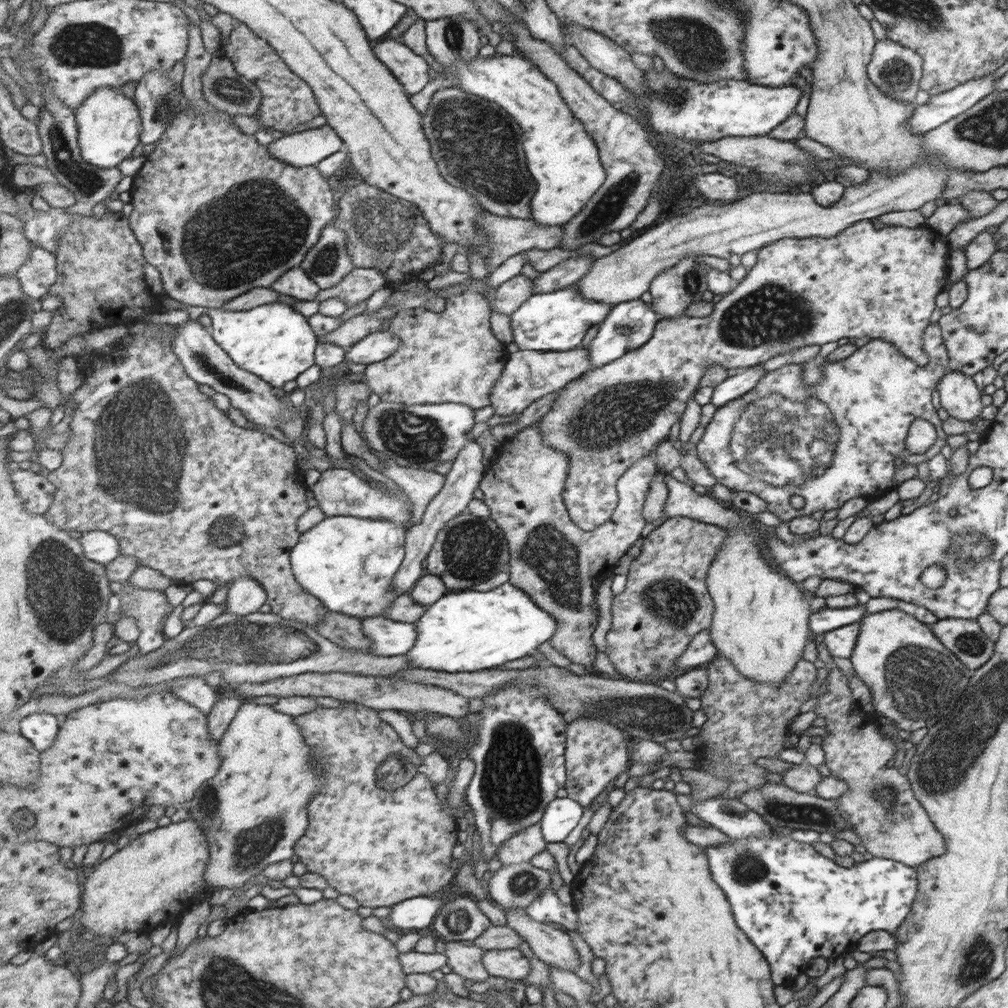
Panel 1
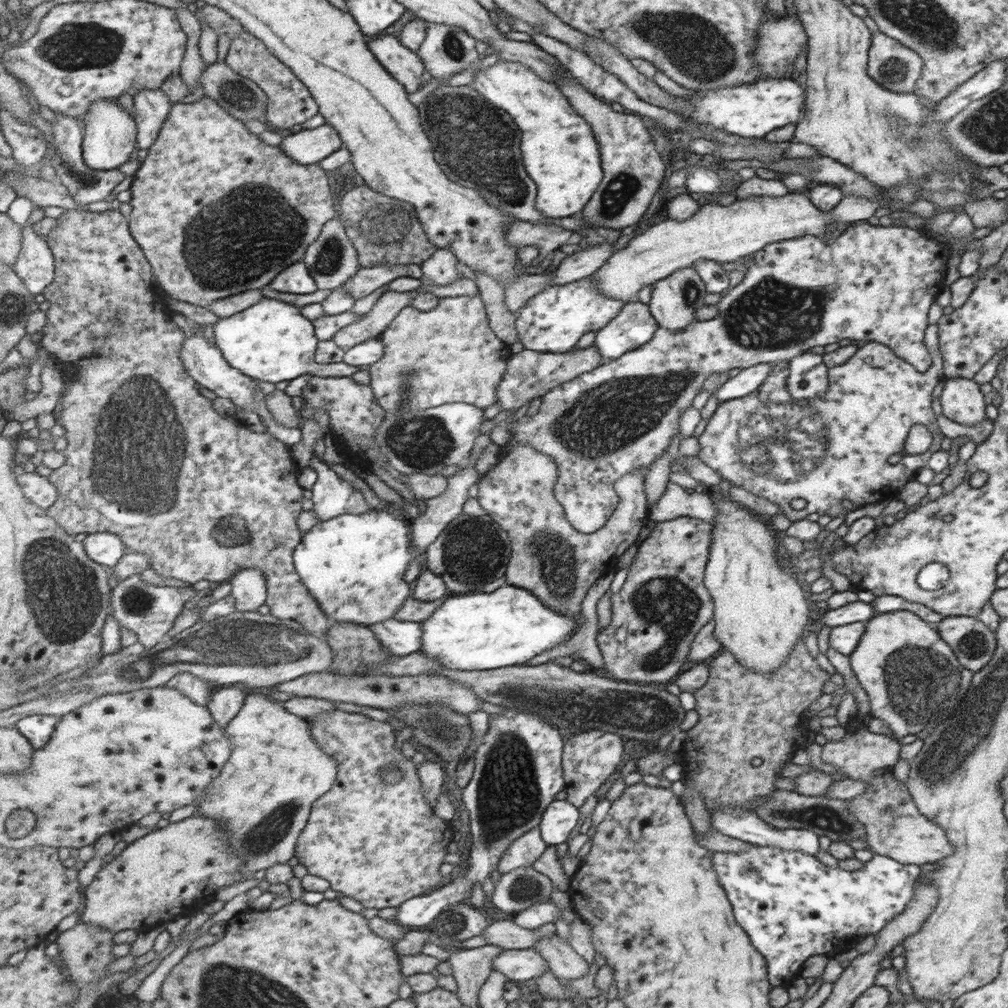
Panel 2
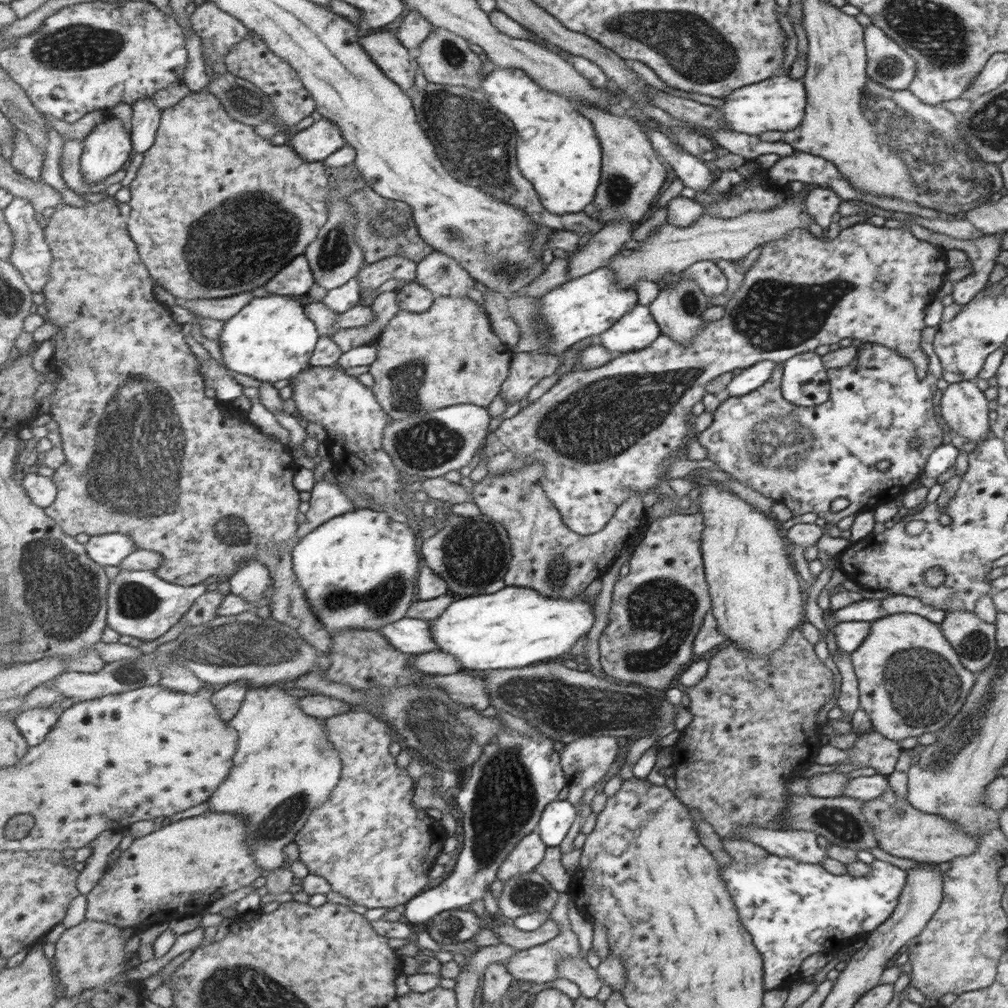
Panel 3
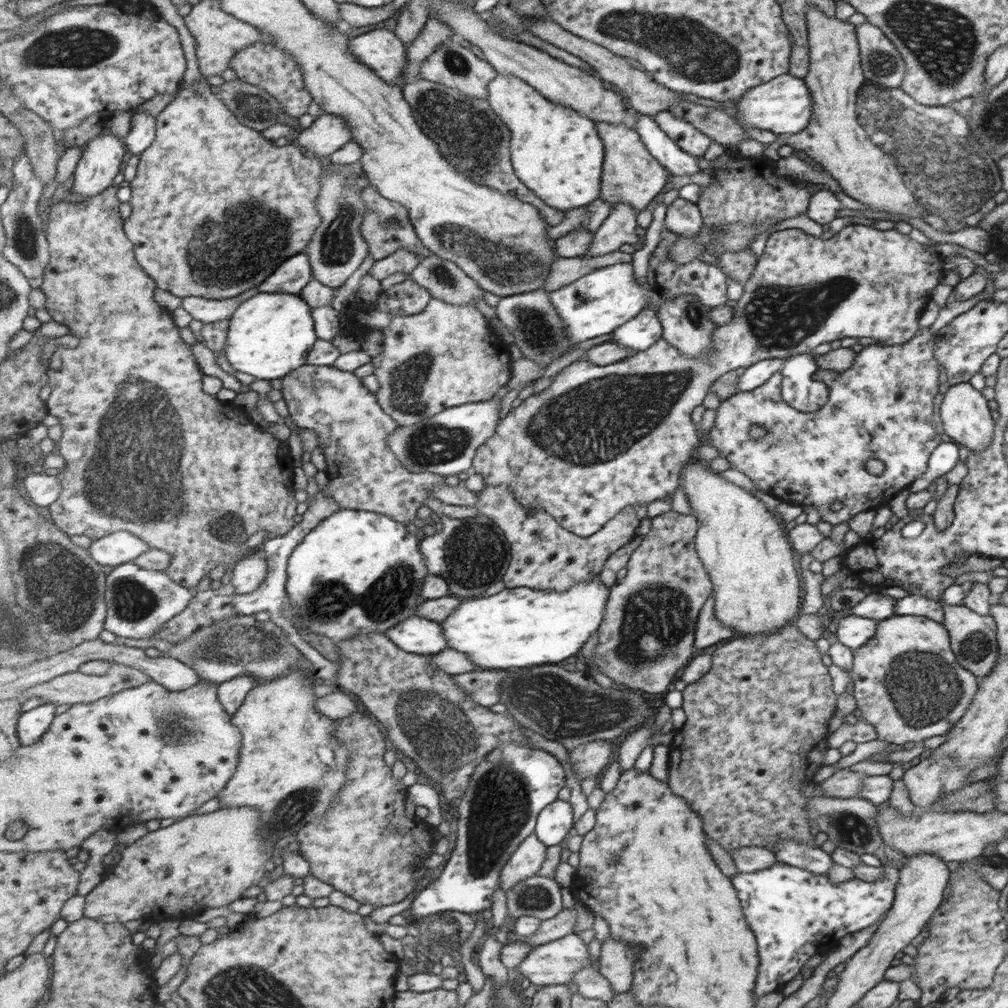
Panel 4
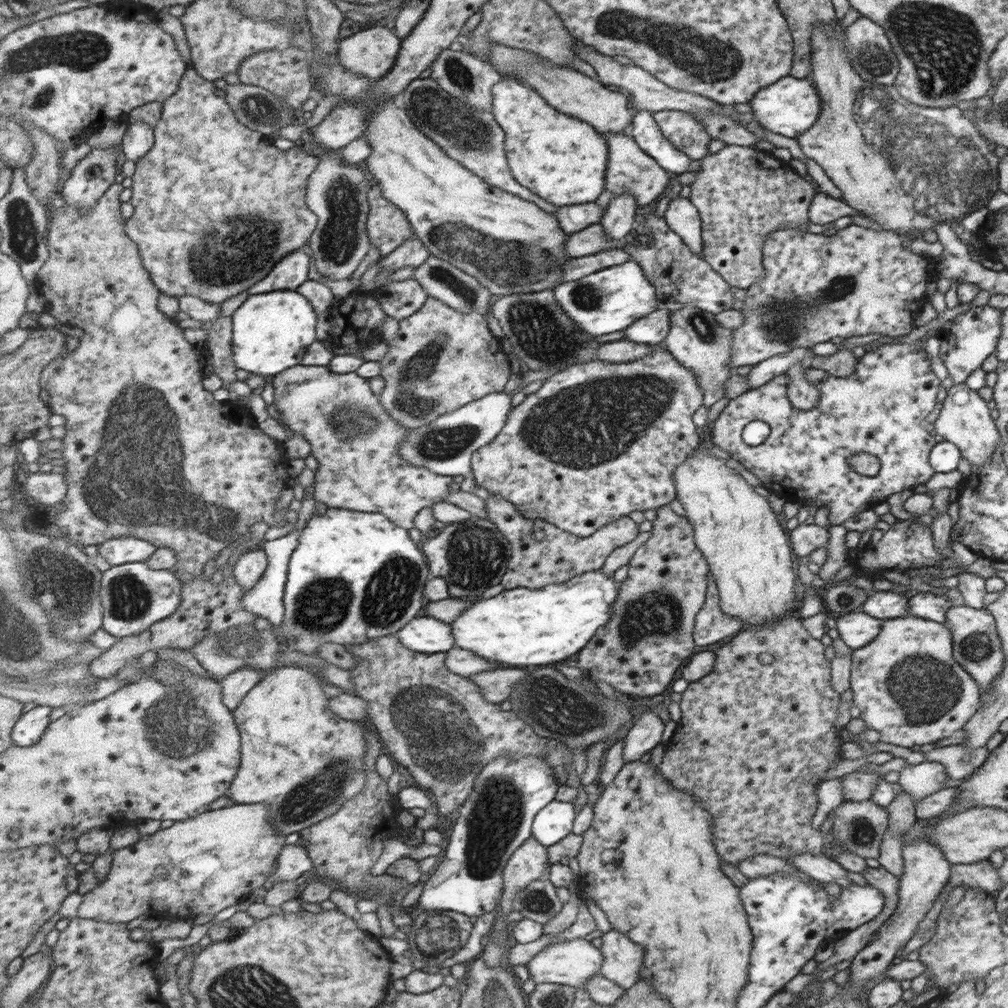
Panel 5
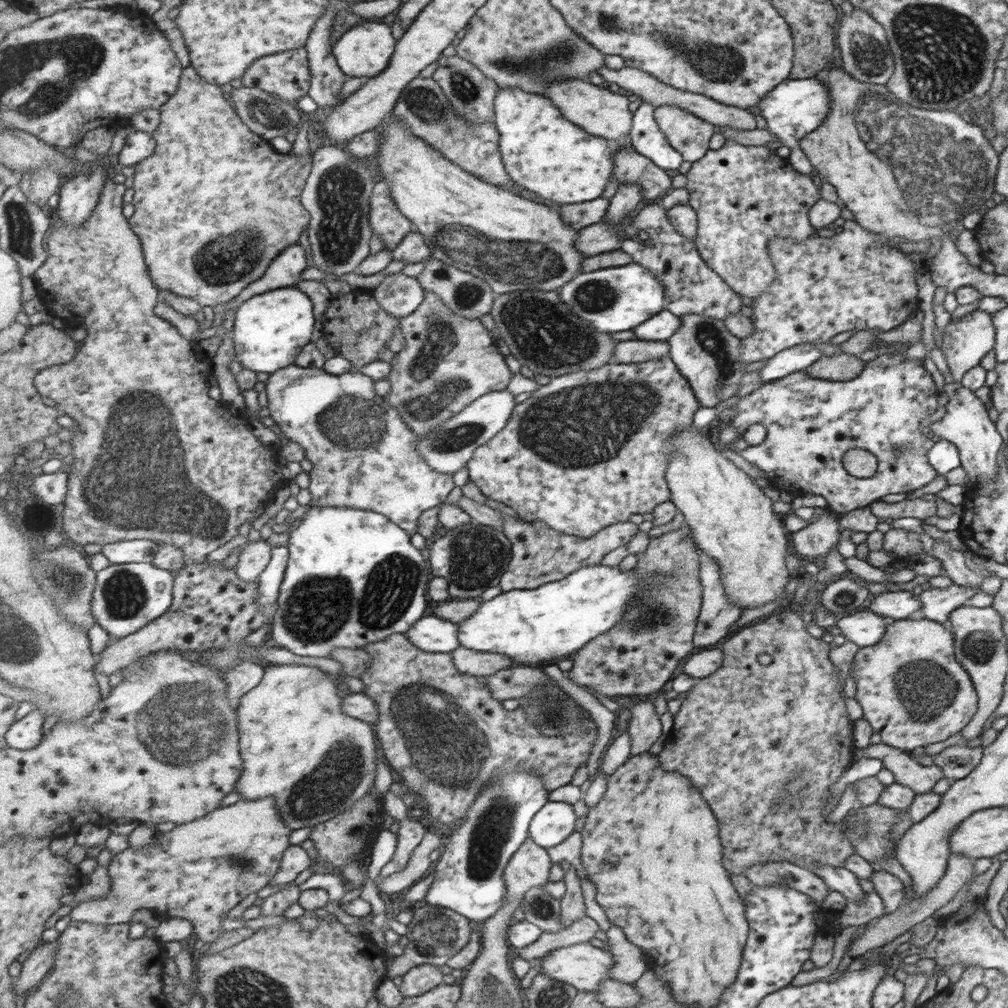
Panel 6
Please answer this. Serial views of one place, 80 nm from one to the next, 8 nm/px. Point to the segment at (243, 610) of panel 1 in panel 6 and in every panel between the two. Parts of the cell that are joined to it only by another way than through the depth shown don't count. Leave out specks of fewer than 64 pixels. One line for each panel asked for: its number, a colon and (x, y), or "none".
2: (249, 586)
3: (252, 579)
4: (249, 573)
5: (251, 566)
6: (254, 558)

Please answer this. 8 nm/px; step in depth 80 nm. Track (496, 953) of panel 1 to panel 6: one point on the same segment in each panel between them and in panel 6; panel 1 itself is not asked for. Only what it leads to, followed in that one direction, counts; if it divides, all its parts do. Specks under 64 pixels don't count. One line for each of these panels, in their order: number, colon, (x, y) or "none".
2: (518, 965)
3: (540, 964)
4: (556, 963)
5: (574, 963)
6: (584, 966)

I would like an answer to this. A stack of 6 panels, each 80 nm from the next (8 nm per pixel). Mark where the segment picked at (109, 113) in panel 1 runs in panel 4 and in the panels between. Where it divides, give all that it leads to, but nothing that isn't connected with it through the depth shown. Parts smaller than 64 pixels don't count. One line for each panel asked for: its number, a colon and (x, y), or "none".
2: (110, 137)
3: (107, 148)
4: (103, 156)

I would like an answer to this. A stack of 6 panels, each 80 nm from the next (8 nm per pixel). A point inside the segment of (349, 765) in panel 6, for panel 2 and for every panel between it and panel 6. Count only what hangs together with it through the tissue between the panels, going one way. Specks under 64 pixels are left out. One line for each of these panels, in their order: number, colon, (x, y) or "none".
2: (265, 794)
3: (285, 767)
4: (292, 767)
5: (305, 761)

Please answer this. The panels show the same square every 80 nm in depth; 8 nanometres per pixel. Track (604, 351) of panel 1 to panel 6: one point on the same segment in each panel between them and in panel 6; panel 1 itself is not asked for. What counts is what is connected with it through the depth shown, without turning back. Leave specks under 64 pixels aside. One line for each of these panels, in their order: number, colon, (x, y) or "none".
2: (634, 325)
3: (636, 330)
4: (638, 334)
5: (651, 330)
6: (661, 327)

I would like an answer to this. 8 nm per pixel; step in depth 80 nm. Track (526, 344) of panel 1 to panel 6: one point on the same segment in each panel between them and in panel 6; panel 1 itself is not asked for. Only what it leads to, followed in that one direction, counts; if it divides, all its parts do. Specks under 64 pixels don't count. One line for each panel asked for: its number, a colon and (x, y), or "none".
2: (554, 321)
3: (587, 306)
4: (599, 303)
5: (609, 300)
6: (621, 298)

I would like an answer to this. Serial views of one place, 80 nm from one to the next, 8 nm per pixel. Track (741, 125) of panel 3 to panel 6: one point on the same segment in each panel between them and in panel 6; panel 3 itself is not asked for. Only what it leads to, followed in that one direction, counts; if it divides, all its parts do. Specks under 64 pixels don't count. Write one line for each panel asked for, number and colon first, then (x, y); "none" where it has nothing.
4: (782, 106)
5: (789, 107)
6: (795, 107)

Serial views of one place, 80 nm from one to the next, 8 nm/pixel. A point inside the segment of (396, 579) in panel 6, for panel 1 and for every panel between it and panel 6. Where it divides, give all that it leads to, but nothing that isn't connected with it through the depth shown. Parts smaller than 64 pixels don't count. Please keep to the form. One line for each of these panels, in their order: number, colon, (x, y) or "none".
1: (350, 563)
2: (355, 565)
3: (359, 570)
4: (359, 572)
5: (355, 576)

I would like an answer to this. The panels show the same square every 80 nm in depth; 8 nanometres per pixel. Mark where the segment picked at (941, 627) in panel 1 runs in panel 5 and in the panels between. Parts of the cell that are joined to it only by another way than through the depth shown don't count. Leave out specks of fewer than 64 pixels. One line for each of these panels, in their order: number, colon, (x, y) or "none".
2: (973, 643)
3: (972, 638)
4: (973, 637)
5: (977, 649)

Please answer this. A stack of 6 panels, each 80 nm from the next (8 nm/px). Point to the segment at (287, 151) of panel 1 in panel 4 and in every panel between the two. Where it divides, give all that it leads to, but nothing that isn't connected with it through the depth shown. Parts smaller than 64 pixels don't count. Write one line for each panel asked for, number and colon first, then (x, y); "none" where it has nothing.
2: (309, 146)
3: (315, 143)
4: (329, 133)

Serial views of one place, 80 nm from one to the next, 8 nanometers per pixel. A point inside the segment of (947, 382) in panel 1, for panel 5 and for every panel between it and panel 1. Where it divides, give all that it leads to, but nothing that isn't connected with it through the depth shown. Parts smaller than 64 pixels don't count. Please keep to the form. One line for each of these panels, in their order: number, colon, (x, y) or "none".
2: (960, 400)
3: (964, 410)
4: (963, 415)
5: (963, 419)

